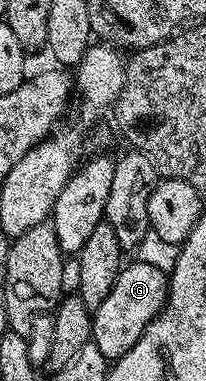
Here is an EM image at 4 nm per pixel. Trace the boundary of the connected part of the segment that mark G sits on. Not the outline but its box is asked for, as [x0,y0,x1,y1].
[92,260,168,360]

